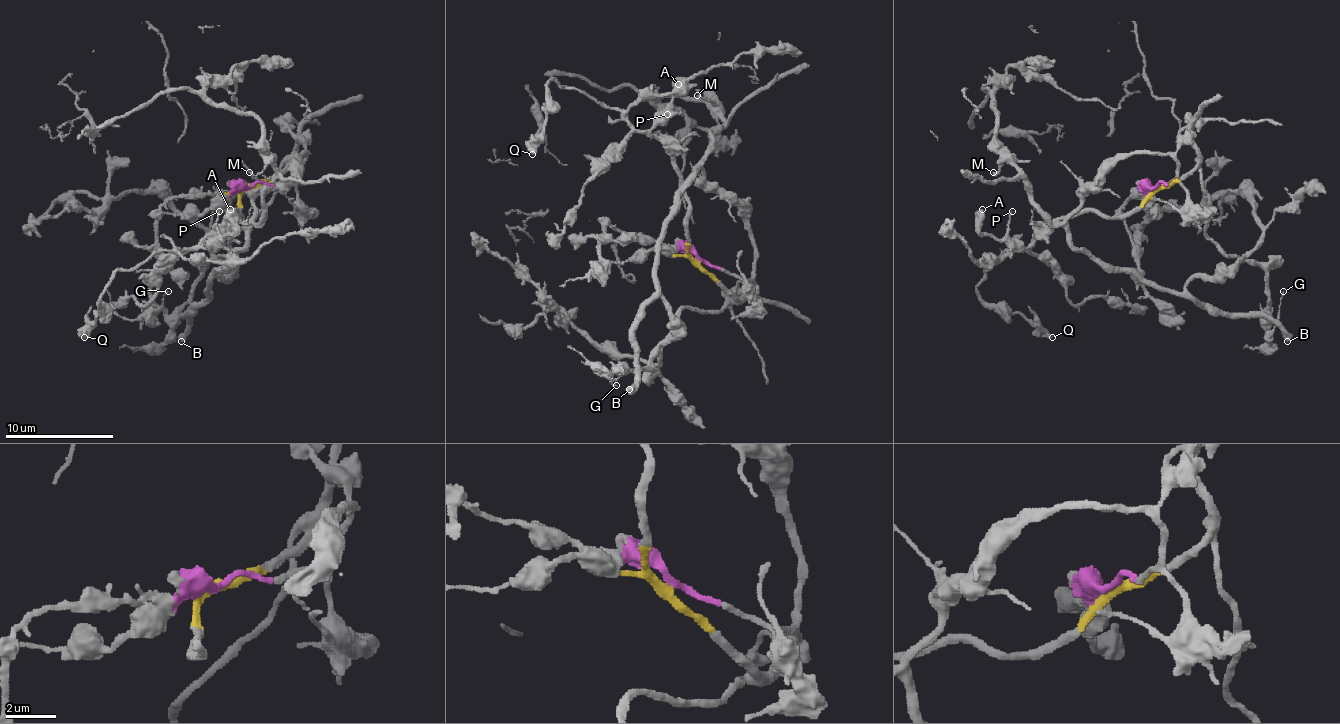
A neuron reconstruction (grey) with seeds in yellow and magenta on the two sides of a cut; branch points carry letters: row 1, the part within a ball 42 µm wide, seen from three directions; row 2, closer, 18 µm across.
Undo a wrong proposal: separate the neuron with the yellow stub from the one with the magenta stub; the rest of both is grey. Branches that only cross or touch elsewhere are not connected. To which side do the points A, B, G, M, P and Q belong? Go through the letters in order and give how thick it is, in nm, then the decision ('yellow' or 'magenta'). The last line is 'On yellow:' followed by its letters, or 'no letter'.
A: 650 nm thick; yellow
B: 480 nm thick; magenta
G: 100 nm thick; yellow
M: 130 nm thick; magenta
P: 120 nm thick; yellow
Q: 440 nm thick; yellow
On yellow: A, G, P, Q

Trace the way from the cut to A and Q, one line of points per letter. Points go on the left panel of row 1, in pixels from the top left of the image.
A: (250, 187), (241, 195), (239, 217), (236, 211), (203, 247), (233, 230), (230, 209)
Q: (250, 187), (239, 217), (236, 211), (209, 239), (187, 249), (157, 249), (119, 271), (83, 337)

